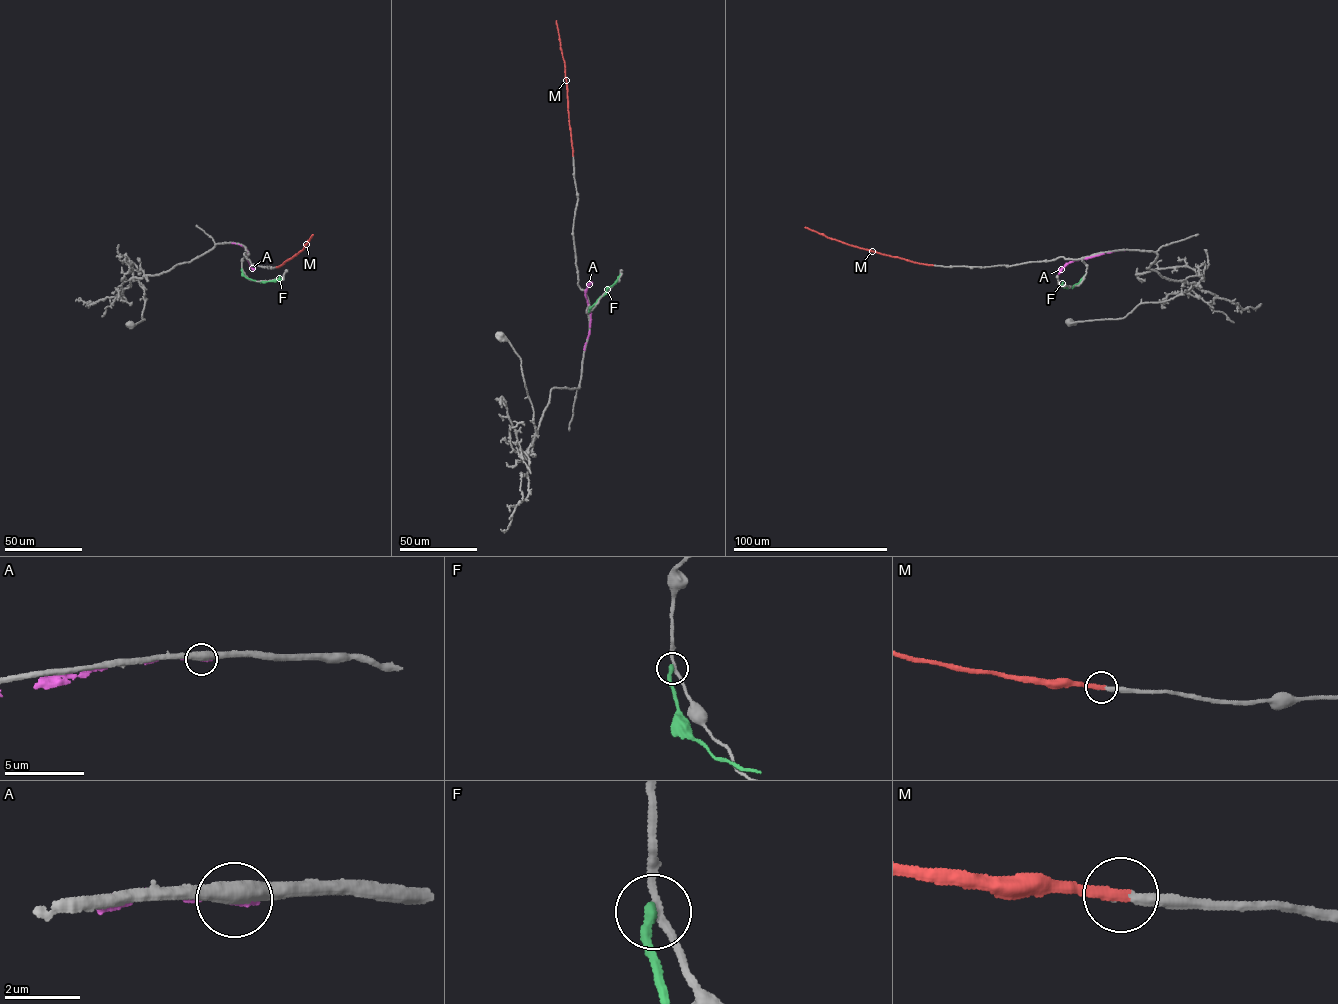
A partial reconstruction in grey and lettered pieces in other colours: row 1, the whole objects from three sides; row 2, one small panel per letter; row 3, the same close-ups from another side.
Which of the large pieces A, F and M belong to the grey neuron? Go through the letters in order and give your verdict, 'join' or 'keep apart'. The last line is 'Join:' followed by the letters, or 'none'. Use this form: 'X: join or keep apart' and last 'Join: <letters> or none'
A: keep apart
F: keep apart
M: join
Join: M

